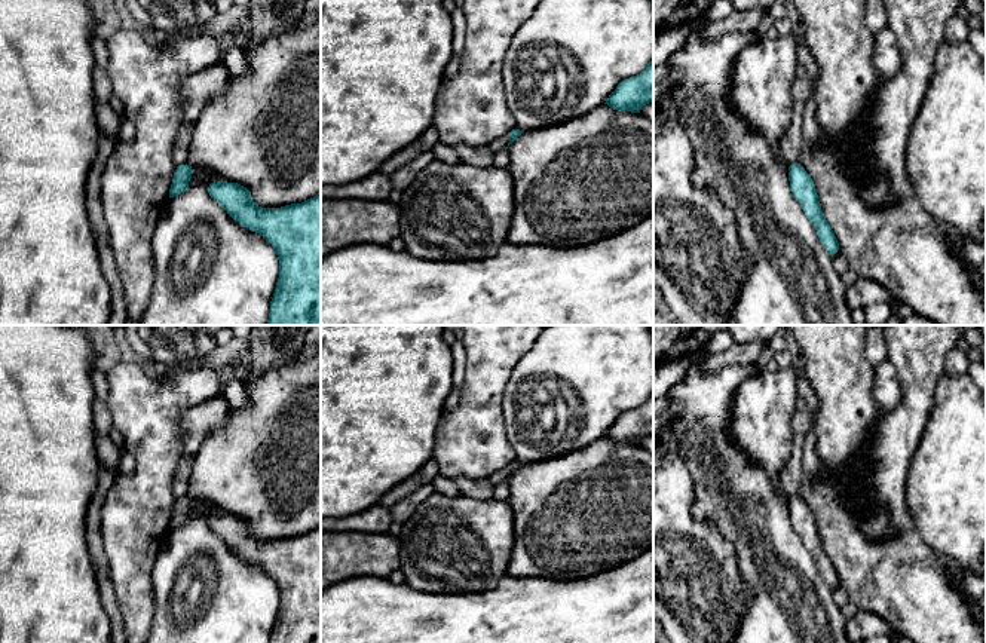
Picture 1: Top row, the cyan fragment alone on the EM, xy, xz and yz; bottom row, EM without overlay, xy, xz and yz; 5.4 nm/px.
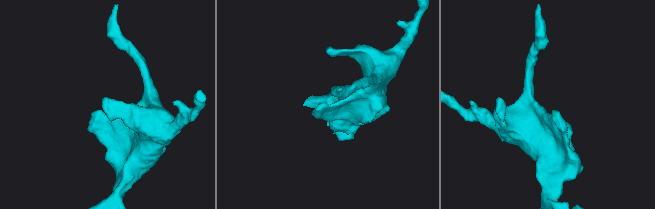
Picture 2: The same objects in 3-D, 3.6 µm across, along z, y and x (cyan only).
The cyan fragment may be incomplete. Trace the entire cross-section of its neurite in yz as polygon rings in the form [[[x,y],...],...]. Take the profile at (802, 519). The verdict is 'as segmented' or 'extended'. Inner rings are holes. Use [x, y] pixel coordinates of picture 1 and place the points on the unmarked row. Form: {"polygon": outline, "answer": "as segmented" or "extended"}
{"polygon": [[[800,496],[790,497],[789,514],[793,529],[800,536],[806,551],[815,560],[821,576],[833,590],[839,584],[839,576],[821,544],[817,521],[811,508],[805,503],[805,500]]], "answer": "as segmented"}

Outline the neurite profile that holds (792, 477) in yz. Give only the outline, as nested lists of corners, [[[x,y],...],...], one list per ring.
[[[809,407],[796,408],[791,419],[793,429],[793,453],[789,462],[783,468],[781,486],[787,497],[799,496],[802,483],[805,481],[805,474],[802,469],[802,450],[805,444],[805,437],[814,426],[814,419]]]

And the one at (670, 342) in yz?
[[[653,325],[653,368],[707,349],[708,340],[728,325]]]

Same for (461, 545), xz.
[[[432,493],[402,523],[398,541],[399,575],[407,587],[444,595],[486,593],[508,576],[515,541],[514,512],[508,500]]]

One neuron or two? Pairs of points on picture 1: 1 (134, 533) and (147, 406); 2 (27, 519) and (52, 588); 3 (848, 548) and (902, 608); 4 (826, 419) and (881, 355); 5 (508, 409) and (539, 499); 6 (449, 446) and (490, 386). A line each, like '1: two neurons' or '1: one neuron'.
1: one neuron
2: one neuron
3: one neuron
4: two neurons
5: two neurons
6: one neuron

